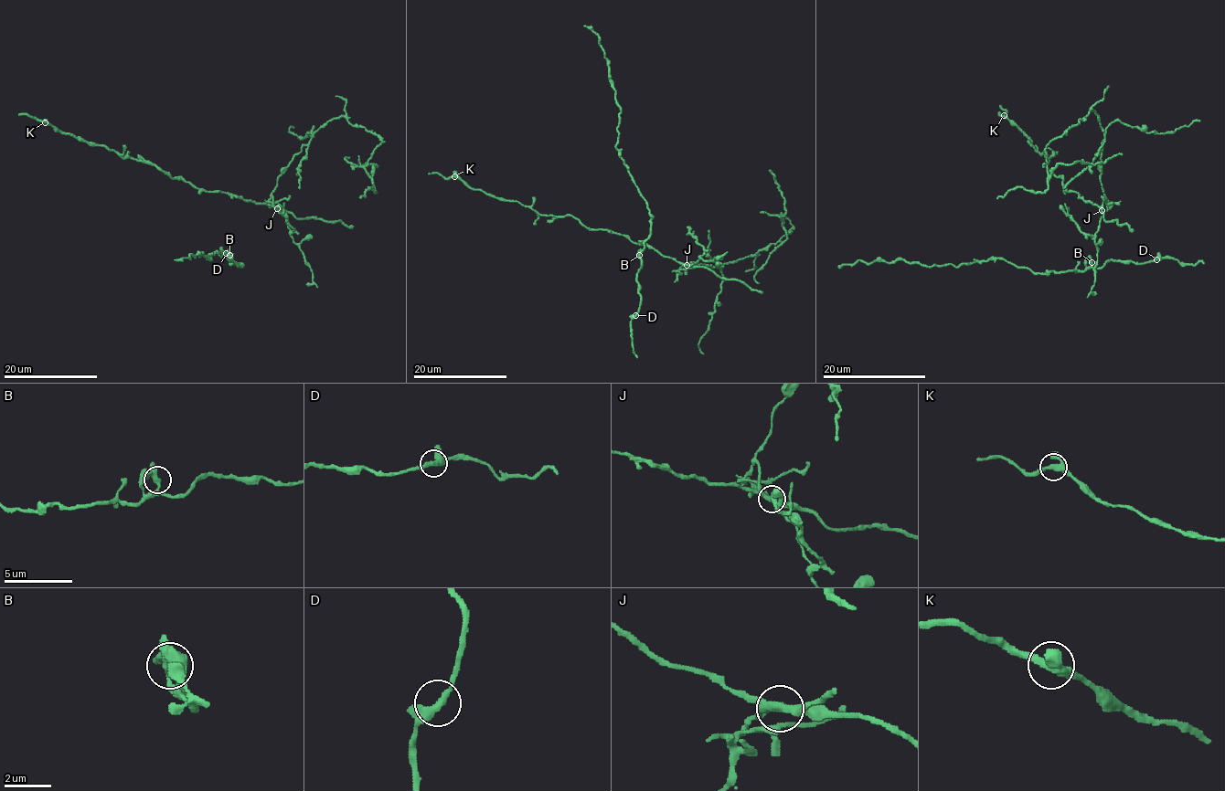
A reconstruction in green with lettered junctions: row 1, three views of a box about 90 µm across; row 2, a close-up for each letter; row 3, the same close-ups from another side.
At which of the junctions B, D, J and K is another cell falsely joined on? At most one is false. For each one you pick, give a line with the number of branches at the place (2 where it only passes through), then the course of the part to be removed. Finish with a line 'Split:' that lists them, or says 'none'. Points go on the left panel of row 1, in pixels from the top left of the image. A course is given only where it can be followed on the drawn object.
J: 3 | (277, 208), (277, 177), (334, 119), (384, 142), (365, 166), (370, 177), (377, 166), (349, 157)
Split: J

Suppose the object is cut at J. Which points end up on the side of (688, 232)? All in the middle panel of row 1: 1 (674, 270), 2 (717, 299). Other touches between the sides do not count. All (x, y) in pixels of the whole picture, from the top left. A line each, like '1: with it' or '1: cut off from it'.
1: with it
2: with it

